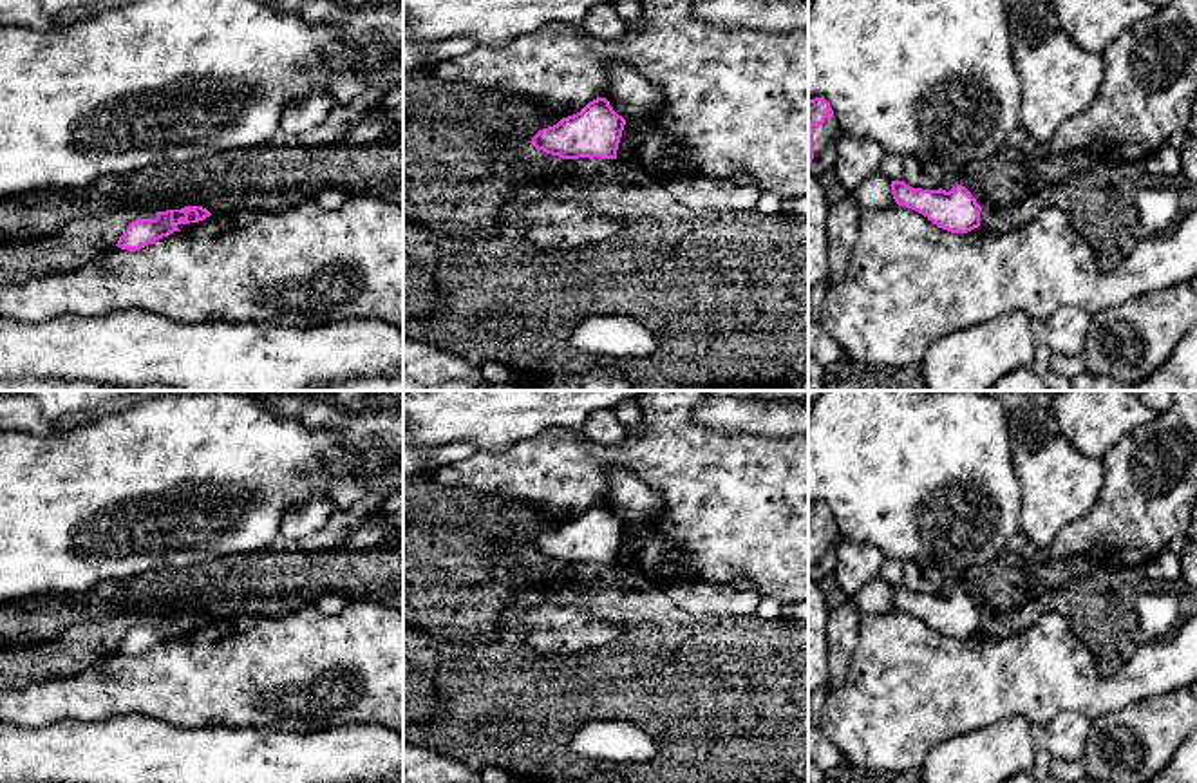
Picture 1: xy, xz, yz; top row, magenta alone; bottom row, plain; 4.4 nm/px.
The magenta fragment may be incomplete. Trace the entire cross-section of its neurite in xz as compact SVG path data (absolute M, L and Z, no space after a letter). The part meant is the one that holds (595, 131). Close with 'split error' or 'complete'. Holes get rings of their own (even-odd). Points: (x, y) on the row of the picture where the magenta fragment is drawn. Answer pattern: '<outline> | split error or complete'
M606 98L589 101L580 112L562 118L557 125L539 130L532 145L562 159L617 159L626 119Z | complete

